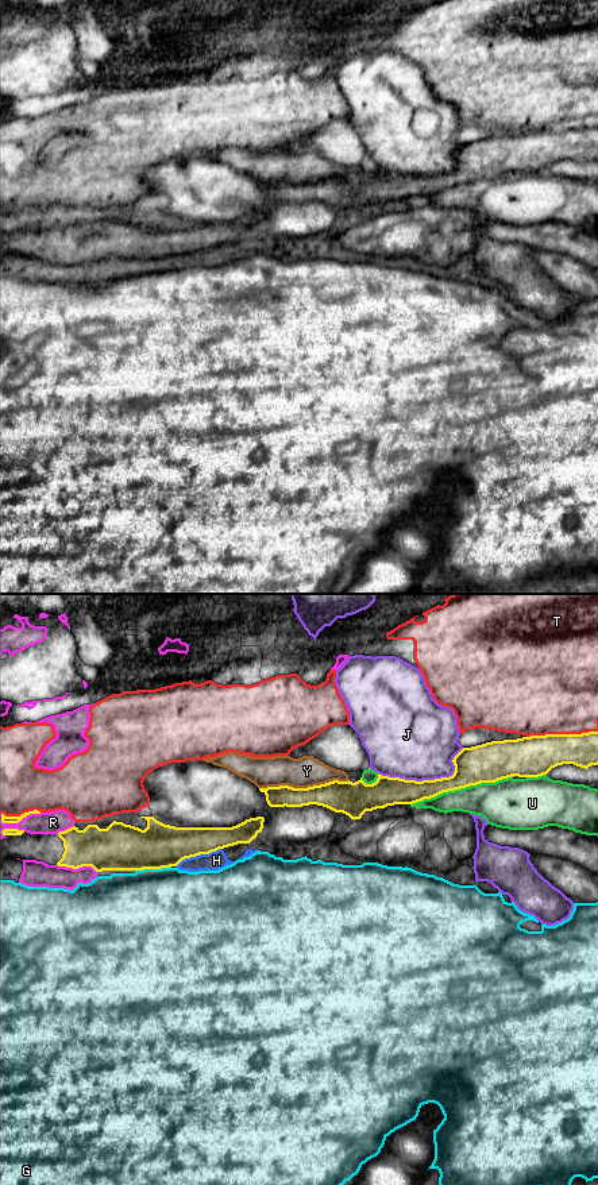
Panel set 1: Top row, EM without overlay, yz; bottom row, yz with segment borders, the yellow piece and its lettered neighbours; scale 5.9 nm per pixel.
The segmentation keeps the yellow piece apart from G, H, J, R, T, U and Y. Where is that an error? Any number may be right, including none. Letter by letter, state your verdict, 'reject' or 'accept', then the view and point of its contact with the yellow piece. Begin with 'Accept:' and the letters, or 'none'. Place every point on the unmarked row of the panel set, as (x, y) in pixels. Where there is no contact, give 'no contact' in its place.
Accept: none
G: reject; meets yellow in yz at (153, 263)
H: reject; meets yellow in yz at (199, 250)
J: reject; meets yellow in yz at (428, 176)
R: reject; meets yellow in yz at (77, 263)
T: reject; meets yellow in yz at (562, 130)
U: reject; meets yellow in yz at (462, 182)
Y: reject; meets yellow in yz at (304, 184)

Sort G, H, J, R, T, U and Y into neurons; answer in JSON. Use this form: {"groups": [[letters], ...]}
{"groups": [["G"], ["H"], ["J"], ["R"], ["T"], ["U", "Y"]]}

